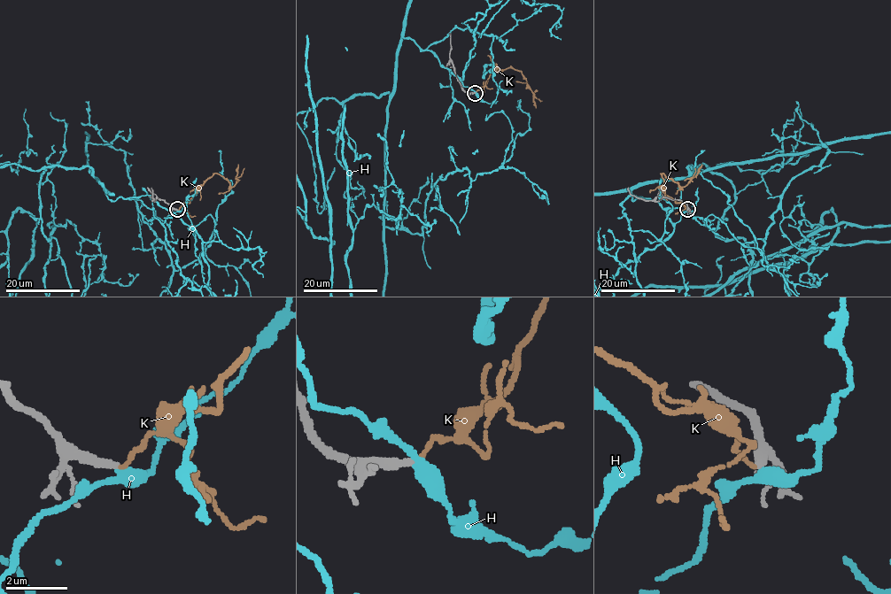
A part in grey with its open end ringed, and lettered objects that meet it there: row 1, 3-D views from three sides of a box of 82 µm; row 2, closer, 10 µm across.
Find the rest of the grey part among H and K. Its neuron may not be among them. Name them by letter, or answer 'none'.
none

